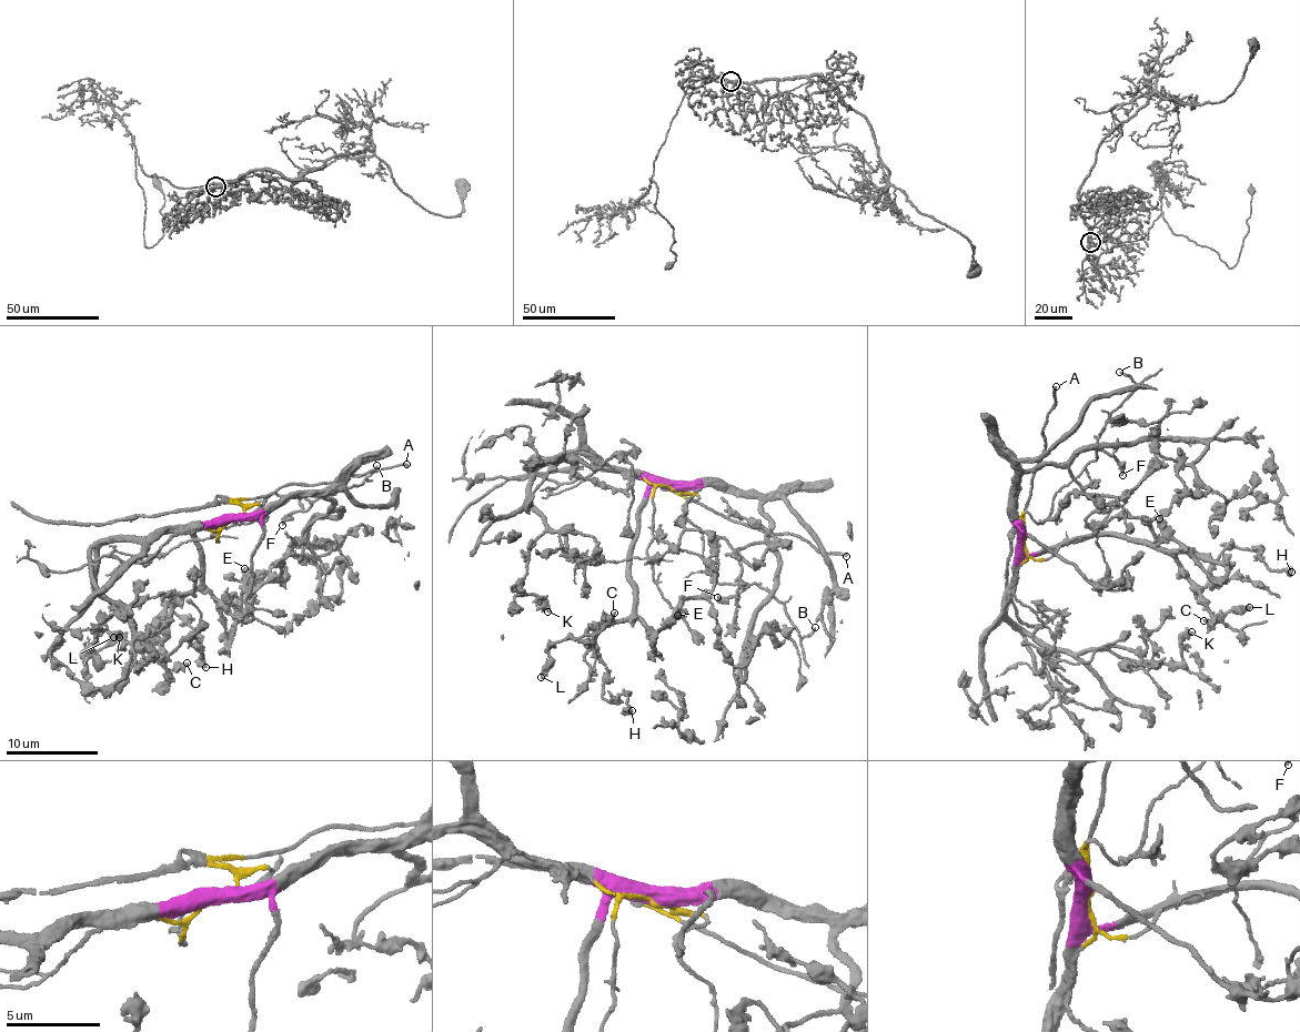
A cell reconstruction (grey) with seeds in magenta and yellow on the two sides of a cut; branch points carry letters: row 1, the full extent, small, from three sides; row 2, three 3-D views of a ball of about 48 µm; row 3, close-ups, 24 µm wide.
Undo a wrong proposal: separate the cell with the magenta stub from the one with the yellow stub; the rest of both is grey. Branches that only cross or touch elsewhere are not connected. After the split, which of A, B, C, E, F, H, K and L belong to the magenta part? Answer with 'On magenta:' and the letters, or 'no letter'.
On magenta: C, E, H, K, L

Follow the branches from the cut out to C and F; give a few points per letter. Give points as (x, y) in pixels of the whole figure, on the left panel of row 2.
C: (232, 518), (193, 528), (201, 580), (170, 611), (159, 649), (169, 669), (187, 663)
F: (232, 518), (261, 506), (248, 515), (265, 496), (305, 496), (310, 507), (292, 512), (283, 525)

